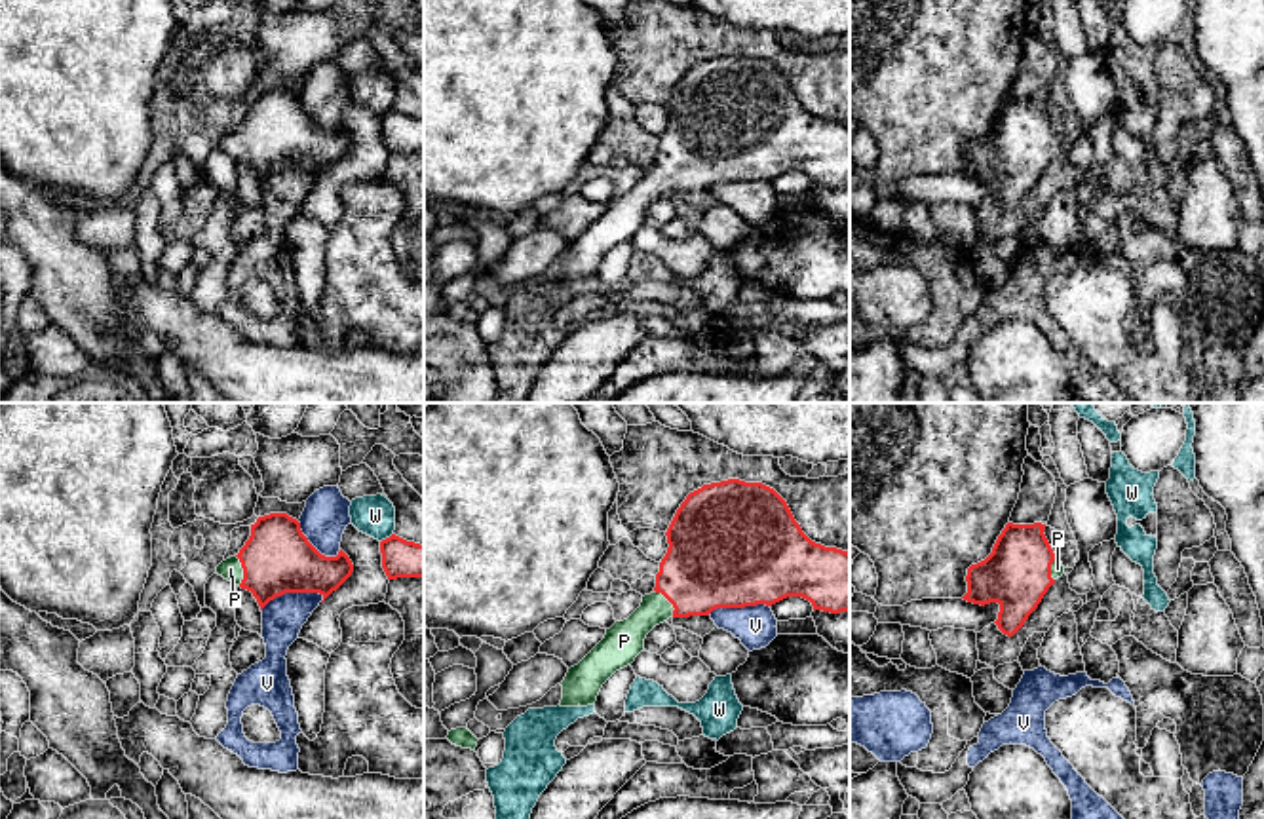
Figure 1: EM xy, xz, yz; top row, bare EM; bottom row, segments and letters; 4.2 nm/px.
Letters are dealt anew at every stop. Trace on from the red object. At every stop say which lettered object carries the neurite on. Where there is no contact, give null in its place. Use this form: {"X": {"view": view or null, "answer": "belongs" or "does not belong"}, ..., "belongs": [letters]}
{"P": {"view": "xy", "answer": "belongs"}, "V": {"view": "xy", "answer": "does not belong"}, "W": {"view": "xy", "answer": "does not belong"}, "belongs": ["P"]}

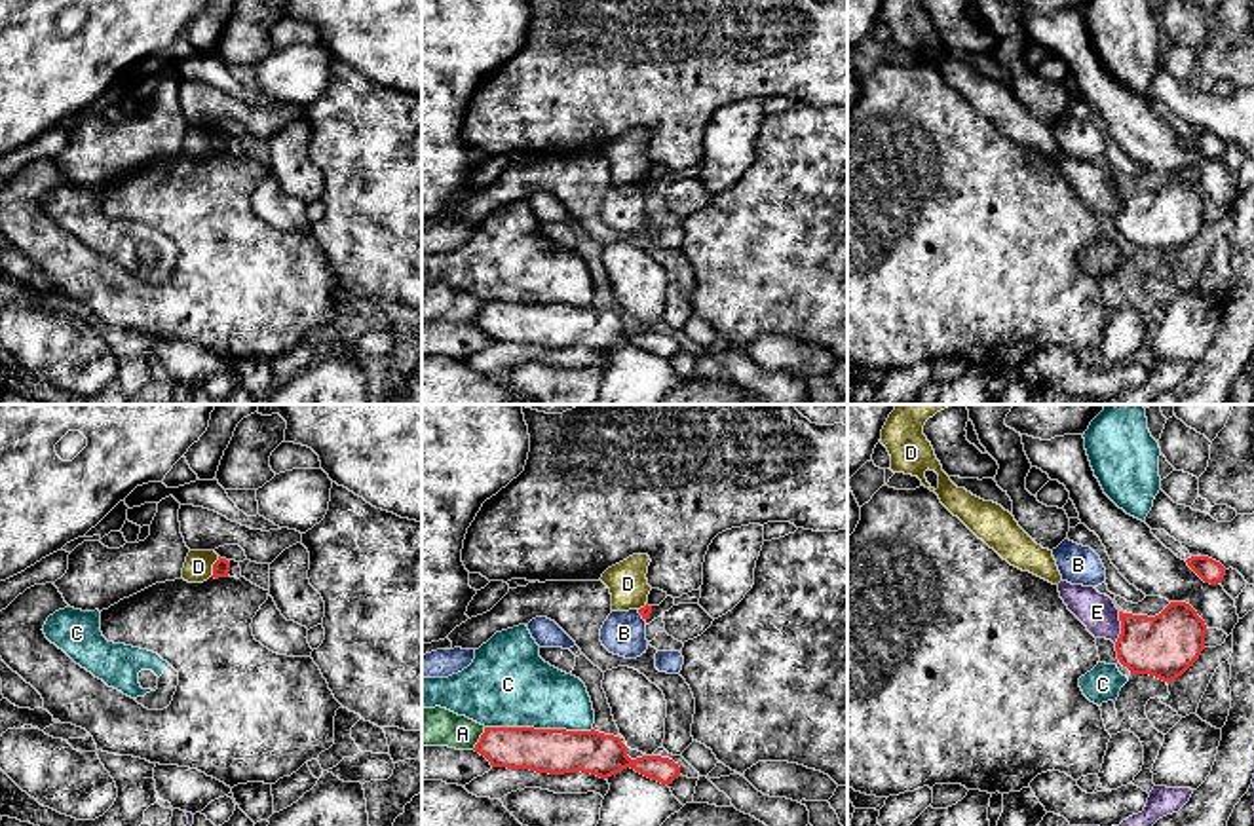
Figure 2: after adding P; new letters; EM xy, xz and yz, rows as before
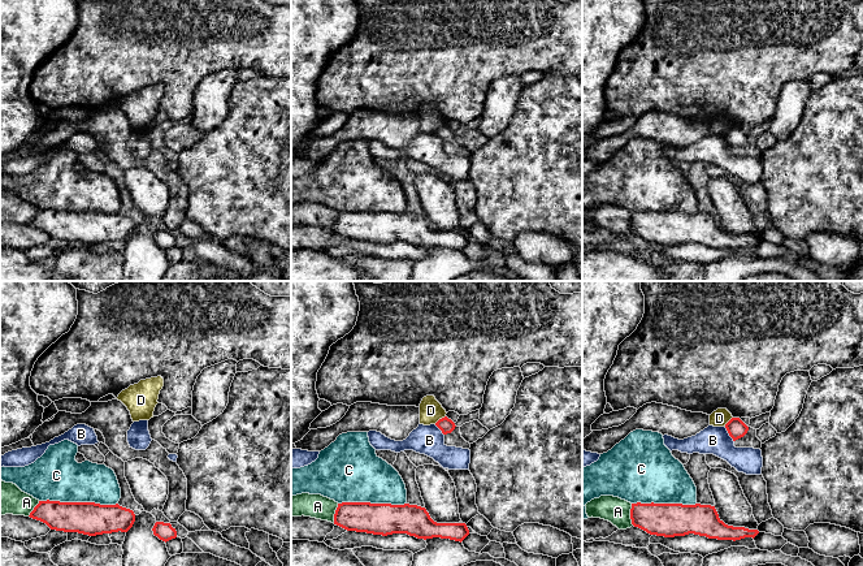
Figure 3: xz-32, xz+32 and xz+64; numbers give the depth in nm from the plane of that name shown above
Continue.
{"A": {"view": "xz", "answer": "does not belong"}, "B": {"view": "xz", "answer": "does not belong"}, "C": {"view": "xz", "answer": "does not belong"}, "D": {"view": "xy", "answer": "does not belong"}, "E": {"view": "yz", "answer": "does not belong"}, "belongs": []}

